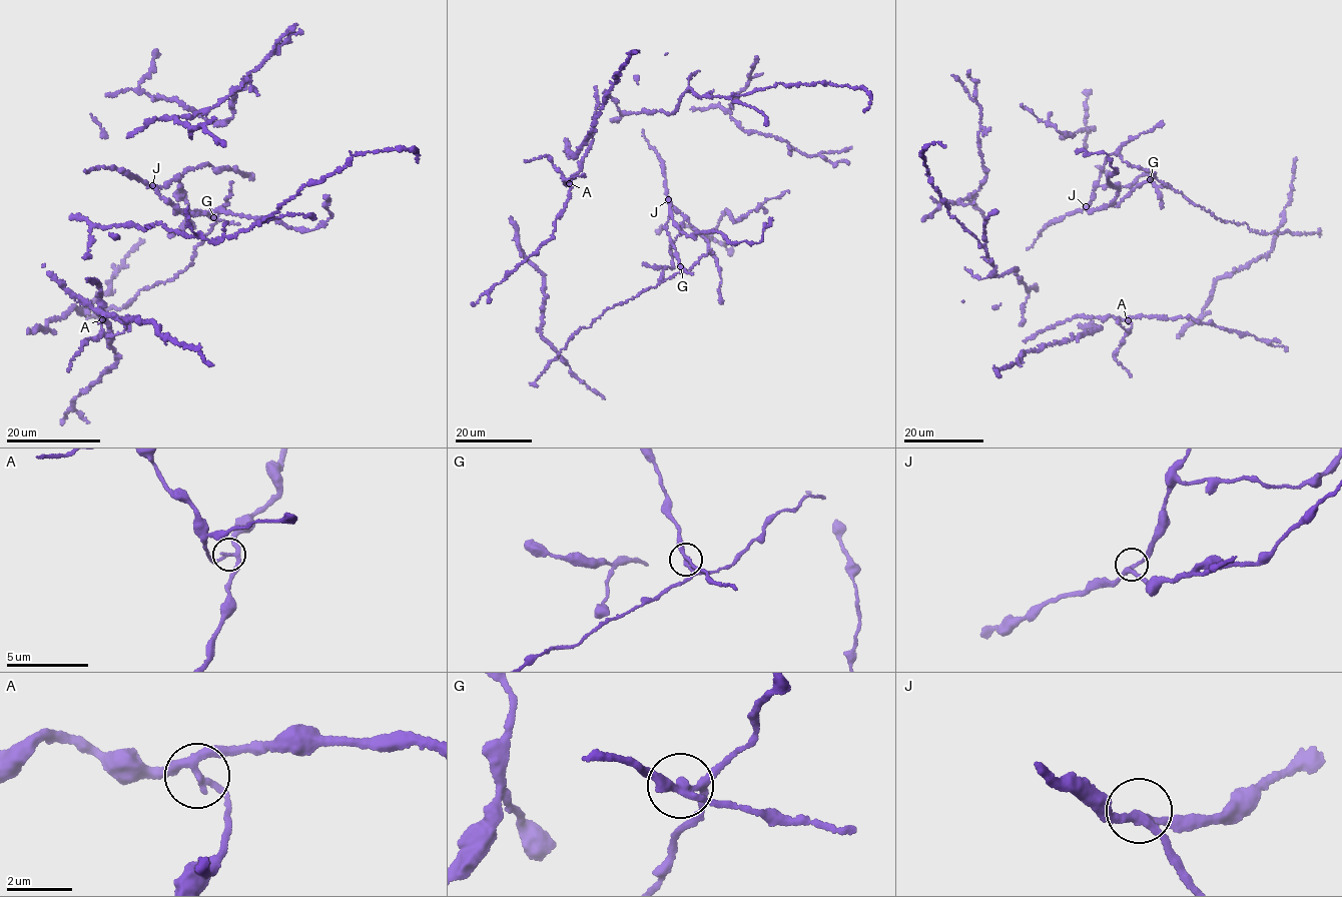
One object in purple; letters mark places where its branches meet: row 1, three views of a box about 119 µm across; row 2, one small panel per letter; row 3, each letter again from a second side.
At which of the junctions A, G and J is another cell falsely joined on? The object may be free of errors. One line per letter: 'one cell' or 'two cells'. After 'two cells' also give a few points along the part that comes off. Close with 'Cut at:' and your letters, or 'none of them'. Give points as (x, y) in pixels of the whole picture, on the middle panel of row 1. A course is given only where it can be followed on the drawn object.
A: one cell
G: two cells; course (680, 266), (680, 271), (635, 296), (605, 309), (590, 326), (572, 334), (533, 381), (538, 385)
J: one cell
Cut at: G

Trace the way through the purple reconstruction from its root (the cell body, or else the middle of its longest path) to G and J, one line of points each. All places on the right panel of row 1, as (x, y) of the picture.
G: (1202, 207), (1160, 180), (1150, 179)
J: (1202, 207), (1153, 177), (1136, 186), (1115, 205), (1092, 211), (1086, 206)

